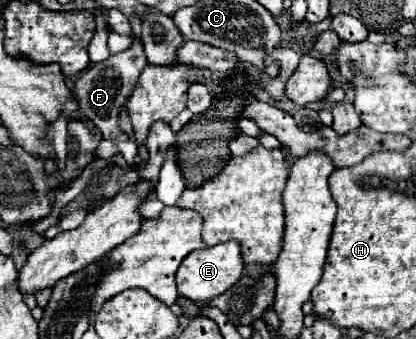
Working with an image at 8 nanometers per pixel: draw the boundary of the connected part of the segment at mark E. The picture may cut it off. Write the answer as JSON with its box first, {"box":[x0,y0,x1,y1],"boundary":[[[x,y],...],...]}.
{"box":[176,240,244,302],"boundary":[[[230,240],[210,248],[194,250],[188,258],[184,258],[184,262],[176,272],[176,284],[178,292],[184,298],[194,302],[210,302],[212,298],[224,294],[234,282],[238,282],[242,278],[242,272],[244,272],[244,262],[240,258],[240,244]]]}

